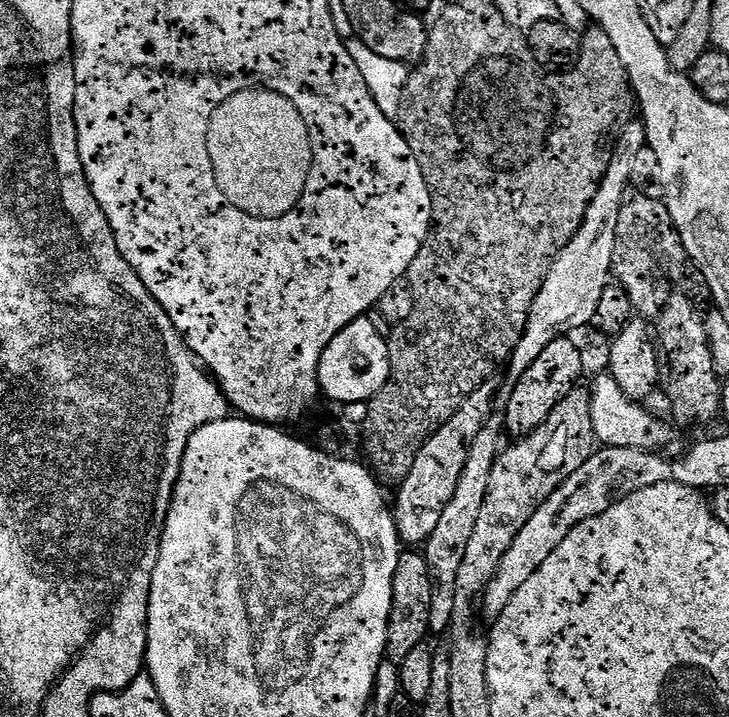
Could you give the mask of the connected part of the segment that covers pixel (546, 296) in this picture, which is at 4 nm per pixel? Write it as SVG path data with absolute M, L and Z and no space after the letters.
M643 123L627 124L620 132L616 139L616 149L610 158L610 166L602 178L602 186L598 186L598 194L594 194L594 202L590 202L586 218L582 226L578 226L578 234L574 234L574 238L570 238L567 246L556 255L556 261L546 274L546 282L542 282L542 290L538 290L538 298L534 298L526 330L521 334L518 346L513 350L507 365L509 381L515 382L522 374L526 374L526 370L534 366L538 354L542 354L542 350L550 346L550 342L571 333L568 332L571 328L584 328L595 321L598 302L602 299L602 294L606 294L613 279L612 263L614 242L618 238L618 213L630 191L637 155L647 147L648 134Z

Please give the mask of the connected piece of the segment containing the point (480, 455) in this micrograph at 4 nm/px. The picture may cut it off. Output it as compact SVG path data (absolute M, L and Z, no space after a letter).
M503 415L489 416L484 428L474 438L474 446L470 446L470 458L466 458L466 466L458 478L458 486L454 490L454 498L446 502L446 510L442 510L442 519L434 534L430 534L428 543L423 545L422 555L430 570L432 593L430 594L430 629L433 633L447 633L452 627L454 618L454 590L458 586L458 569L462 567L462 558L466 555L466 546L470 546L470 538L474 534L474 526L478 523L478 514L482 514L482 502L486 502L486 490L490 486L490 470L498 455L496 443L500 440L500 432L505 431Z

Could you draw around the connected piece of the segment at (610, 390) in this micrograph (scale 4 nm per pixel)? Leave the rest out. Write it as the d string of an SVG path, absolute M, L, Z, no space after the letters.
M602 372L590 387L589 400L591 402L591 424L594 426L595 436L597 441L607 448L618 449L642 449L644 451L659 451L663 452L672 458L678 458L683 455L686 444L683 444L677 431L679 429L669 421L662 421L652 413L644 410L644 406L637 401L632 401L622 390L618 382L614 381L611 373Z

